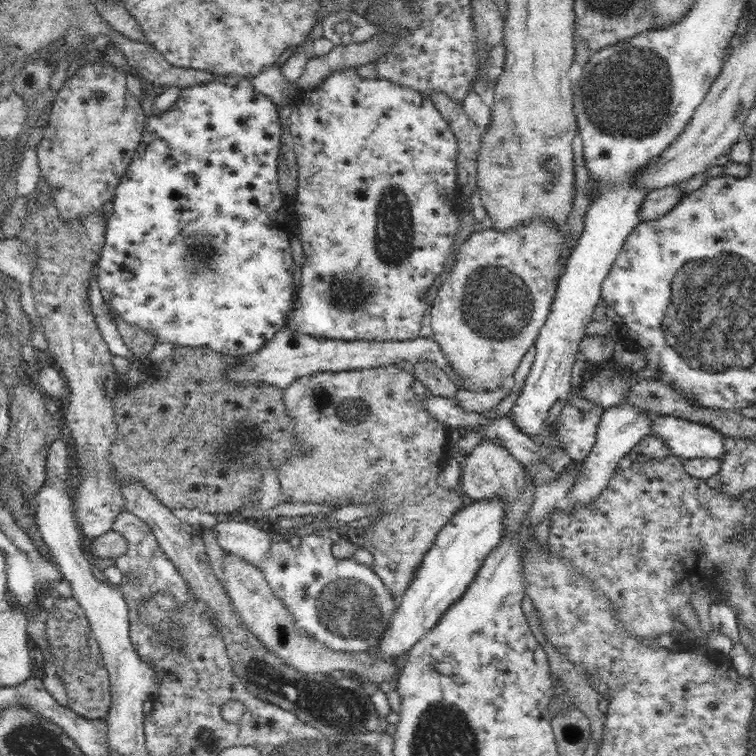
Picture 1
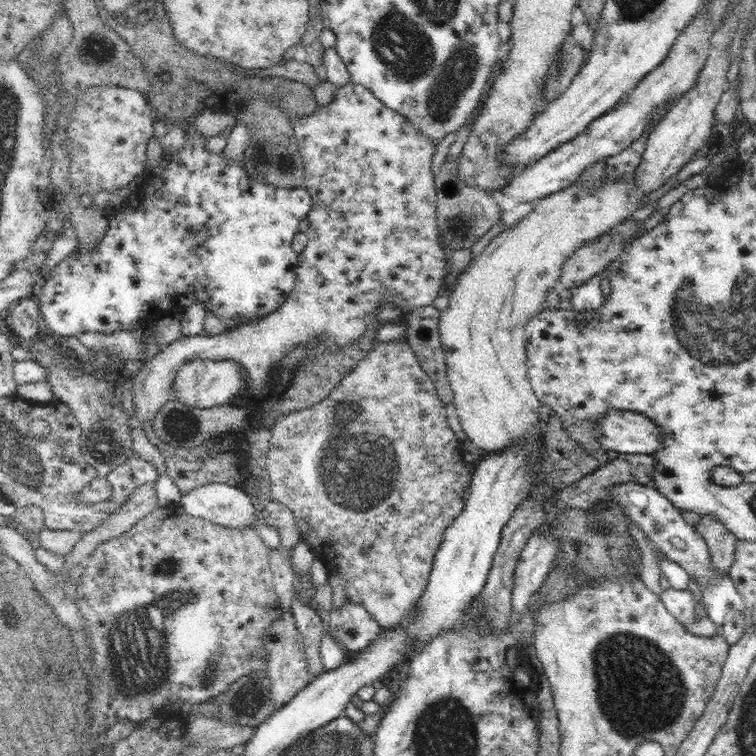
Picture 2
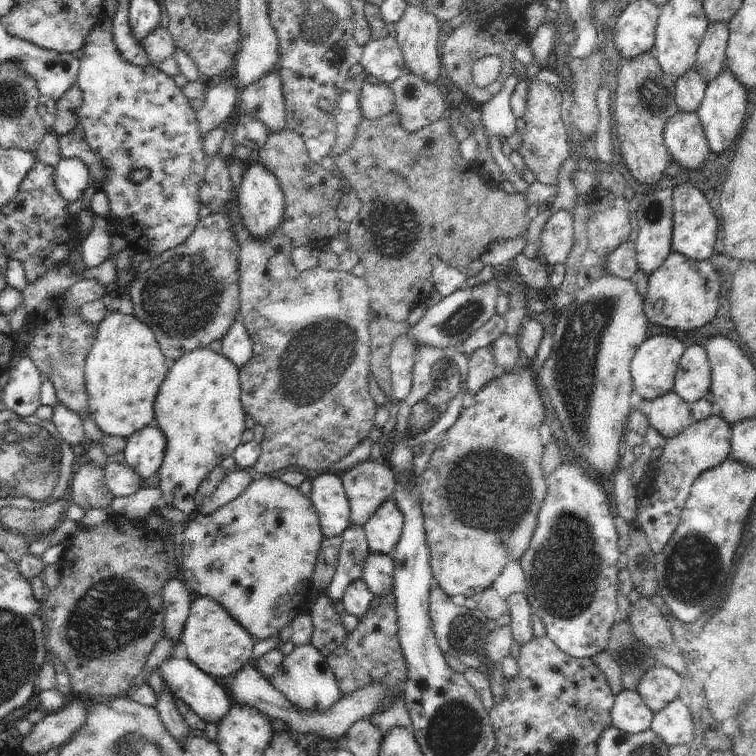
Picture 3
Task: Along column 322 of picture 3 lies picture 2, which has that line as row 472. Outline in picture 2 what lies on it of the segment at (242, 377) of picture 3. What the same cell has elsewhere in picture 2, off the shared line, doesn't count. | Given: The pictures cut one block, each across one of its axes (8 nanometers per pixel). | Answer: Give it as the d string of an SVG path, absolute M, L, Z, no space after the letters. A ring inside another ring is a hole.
M394 340L394 342L380 342L376 350L370 350L364 360L348 374L344 380L332 390L328 398L324 398L320 404L292 412L278 420L272 428L272 440L268 448L268 476L270 476L270 500L272 502L282 502L286 504L296 520L306 522L306 532L310 540L310 548L314 550L316 558L324 558L330 566L330 576L336 574L342 578L342 584L346 586L346 602L352 604L362 604L372 620L382 630L394 630L396 626L402 626L406 618L410 618L414 612L414 606L420 602L428 582L430 582L430 572L434 566L436 552L444 540L444 532L456 522L456 518L462 514L466 506L466 496L468 488L472 484L472 466L464 462L464 450L456 434L448 428L446 424L446 406L442 404L434 380L428 376L428 372L420 366L414 348L404 340Z

